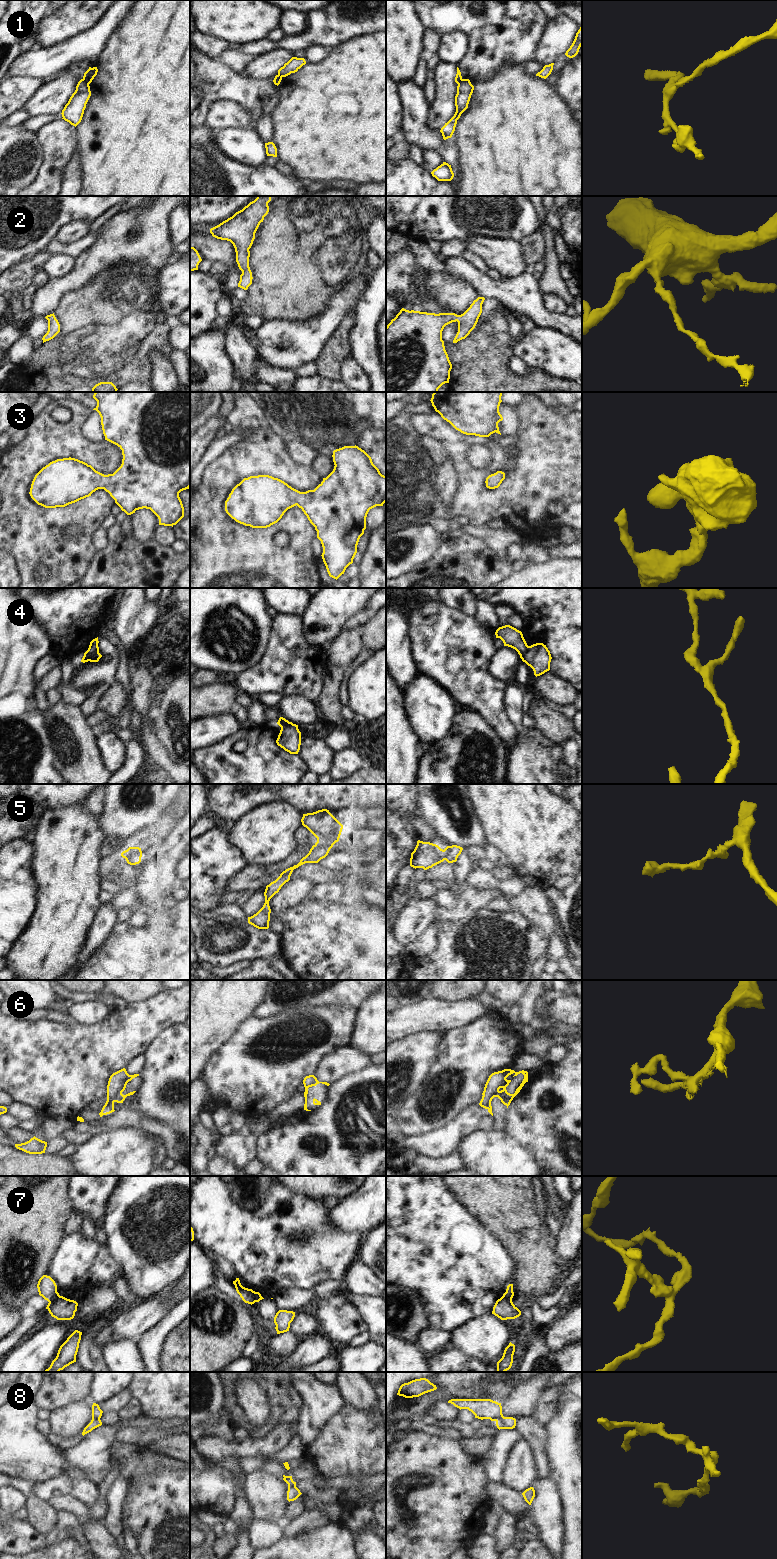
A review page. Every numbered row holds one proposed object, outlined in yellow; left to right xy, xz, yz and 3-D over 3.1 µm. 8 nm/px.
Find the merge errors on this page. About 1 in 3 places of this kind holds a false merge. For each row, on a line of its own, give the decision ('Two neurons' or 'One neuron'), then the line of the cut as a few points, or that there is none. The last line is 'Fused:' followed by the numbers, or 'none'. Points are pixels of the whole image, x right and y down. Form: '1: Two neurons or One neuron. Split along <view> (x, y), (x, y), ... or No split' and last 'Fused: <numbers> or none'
1: Two neurons. Split along xy (82, 79), (88, 84)
2: One neuron. No split
3: One neuron. No split
4: Two neurons. Split along xy (98, 652), (88, 657), (83, 657)
5: One neuron. No split
6: One neuron. No split
7: Two neurons. Split along xy (59, 1295), (56, 1299), (49, 1302)
8: One neuron. No split
Fused: 1, 4, 7

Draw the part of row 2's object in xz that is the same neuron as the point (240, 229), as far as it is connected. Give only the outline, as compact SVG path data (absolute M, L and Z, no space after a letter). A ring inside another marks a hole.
M271 196L257 198L236 212L232 217L210 229L213 237L230 241L236 252L236 262L242 271L238 287L247 290L252 284L252 272L249 267L249 257L255 233L269 212L268 203Z

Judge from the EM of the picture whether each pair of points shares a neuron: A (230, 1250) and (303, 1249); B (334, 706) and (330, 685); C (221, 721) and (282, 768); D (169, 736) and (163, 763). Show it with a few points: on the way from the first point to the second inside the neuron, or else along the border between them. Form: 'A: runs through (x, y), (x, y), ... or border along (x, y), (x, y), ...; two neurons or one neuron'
A: runs through (248, 1249), (285, 1249); one neuron
B: runs through (330, 701), (330, 690); one neuron
C: border along (241, 730), (214, 743); two neurons
D: border along (153, 732), (156, 740), (169, 758), (179, 764); two neurons

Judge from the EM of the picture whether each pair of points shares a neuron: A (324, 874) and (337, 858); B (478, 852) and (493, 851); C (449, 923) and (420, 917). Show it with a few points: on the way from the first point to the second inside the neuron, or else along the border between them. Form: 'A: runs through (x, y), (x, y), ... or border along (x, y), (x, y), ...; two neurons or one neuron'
A: border along (317, 863), (325, 866), (334, 875); two neurons
B: border along (481, 847), (487, 858); two neurons
C: border along (441, 915), (432, 930); two neurons

